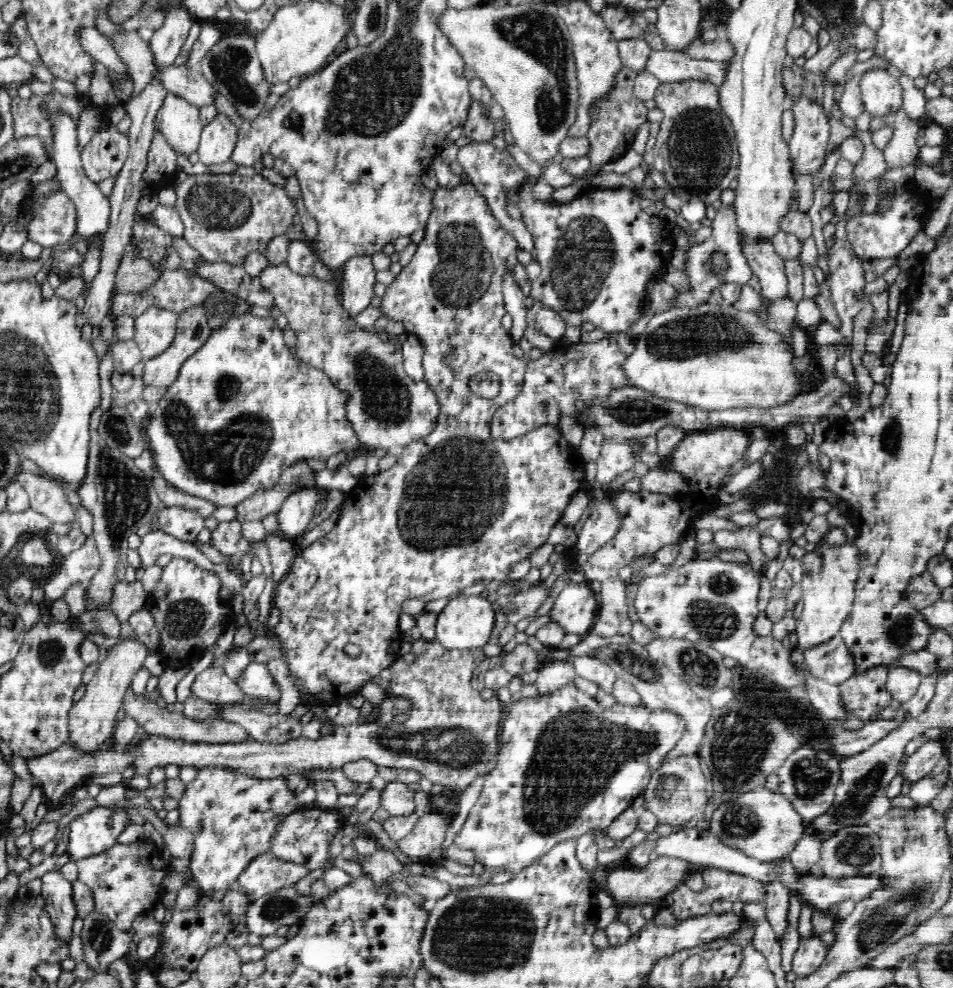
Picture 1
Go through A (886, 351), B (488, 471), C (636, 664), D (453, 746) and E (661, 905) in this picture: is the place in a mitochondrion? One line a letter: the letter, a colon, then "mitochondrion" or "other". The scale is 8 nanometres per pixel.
A: other
B: mitochondrion
C: mitochondrion
D: mitochondrion
E: other

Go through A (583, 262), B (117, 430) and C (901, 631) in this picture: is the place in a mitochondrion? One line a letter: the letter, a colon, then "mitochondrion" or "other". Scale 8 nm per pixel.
A: mitochondrion
B: mitochondrion
C: mitochondrion

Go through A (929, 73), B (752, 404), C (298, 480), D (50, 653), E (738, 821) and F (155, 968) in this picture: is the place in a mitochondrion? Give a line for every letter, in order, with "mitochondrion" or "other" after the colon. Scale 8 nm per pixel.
A: other
B: other
C: mitochondrion
D: mitochondrion
E: mitochondrion
F: other

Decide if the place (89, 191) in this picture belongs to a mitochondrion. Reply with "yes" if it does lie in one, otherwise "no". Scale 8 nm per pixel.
no

